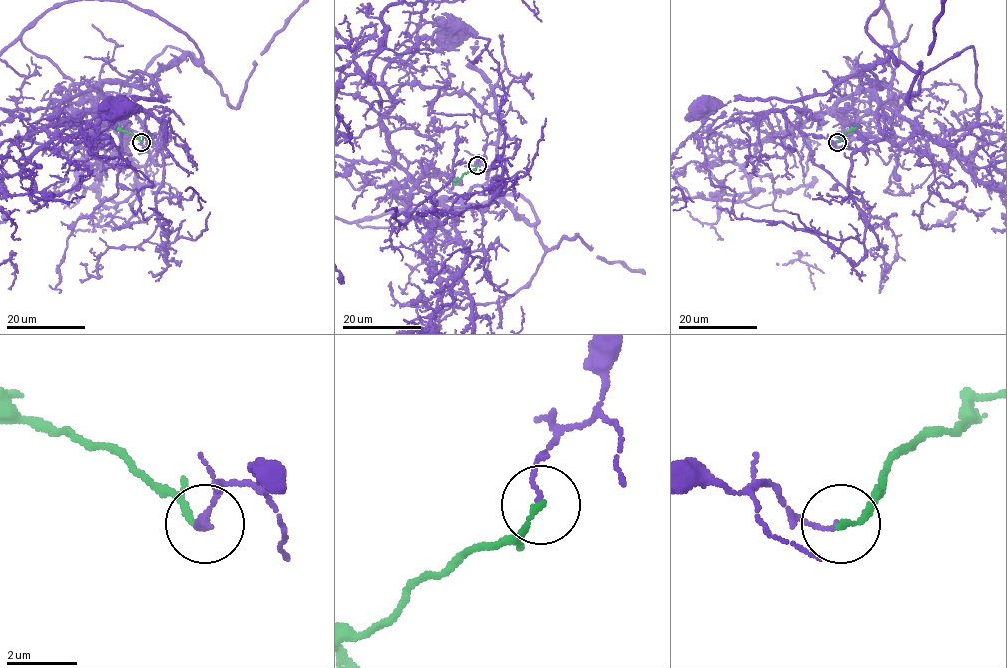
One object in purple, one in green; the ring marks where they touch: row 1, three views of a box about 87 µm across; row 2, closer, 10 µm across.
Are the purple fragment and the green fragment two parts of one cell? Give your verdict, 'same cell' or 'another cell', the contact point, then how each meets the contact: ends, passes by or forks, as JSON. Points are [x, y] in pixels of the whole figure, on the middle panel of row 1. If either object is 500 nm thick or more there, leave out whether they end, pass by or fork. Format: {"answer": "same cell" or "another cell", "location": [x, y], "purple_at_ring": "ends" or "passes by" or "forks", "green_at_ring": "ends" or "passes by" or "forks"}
{"answer": "another cell", "location": [477, 165], "purple_at_ring": "ends", "green_at_ring": "ends"}

